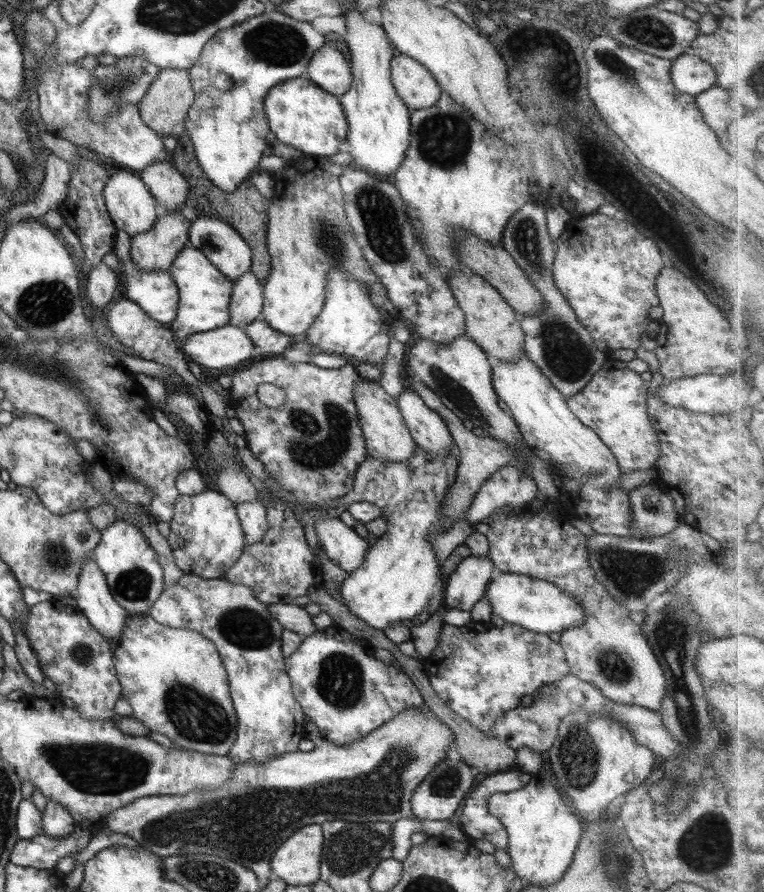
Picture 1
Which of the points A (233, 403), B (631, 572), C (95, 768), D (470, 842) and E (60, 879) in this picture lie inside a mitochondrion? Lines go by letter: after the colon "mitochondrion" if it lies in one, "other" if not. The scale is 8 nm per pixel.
A: other
B: mitochondrion
C: mitochondrion
D: other
E: other

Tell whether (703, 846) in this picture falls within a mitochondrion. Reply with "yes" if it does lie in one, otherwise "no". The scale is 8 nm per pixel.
yes

